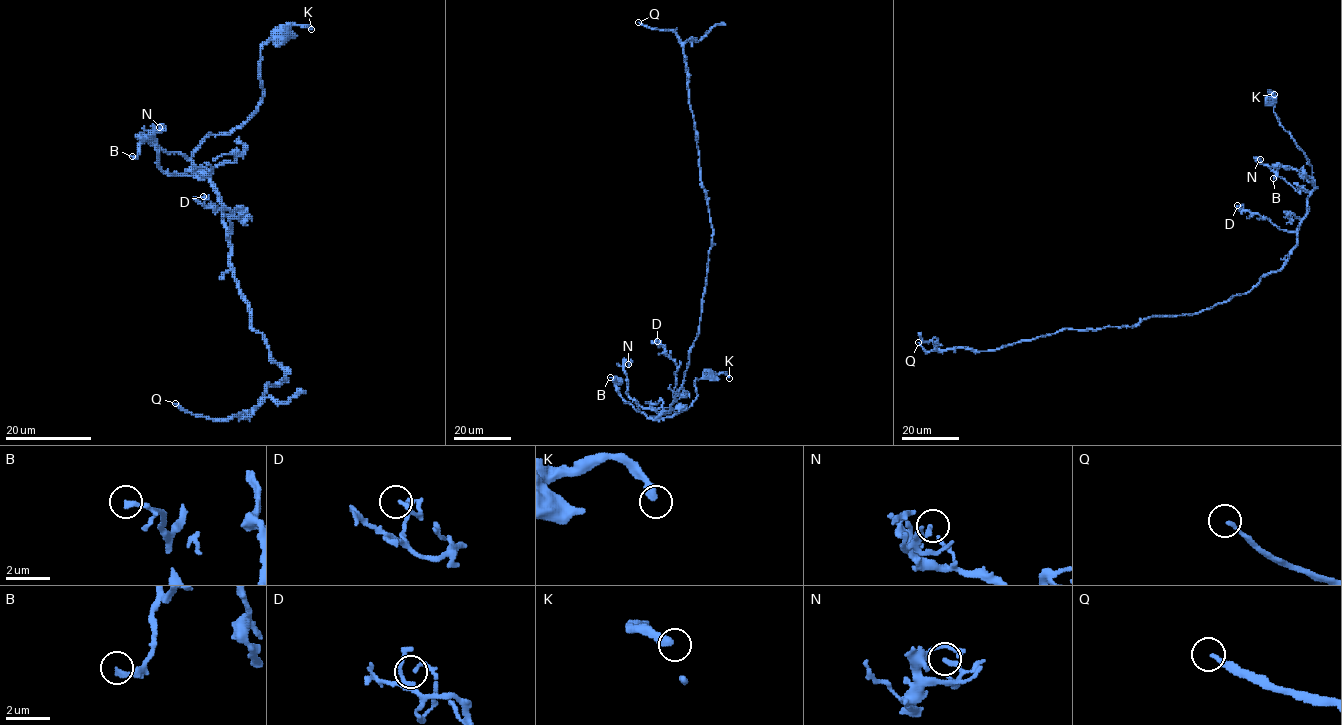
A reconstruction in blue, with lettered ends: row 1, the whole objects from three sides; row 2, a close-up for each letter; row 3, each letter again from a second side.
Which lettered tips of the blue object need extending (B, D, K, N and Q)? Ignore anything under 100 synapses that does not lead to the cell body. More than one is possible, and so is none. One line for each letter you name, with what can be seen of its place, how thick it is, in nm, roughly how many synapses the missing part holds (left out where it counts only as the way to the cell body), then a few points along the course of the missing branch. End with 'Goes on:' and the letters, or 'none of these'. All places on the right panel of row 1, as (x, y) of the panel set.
Q: (918, 342) | 190 nm | 500 syn
Goes on: Q

